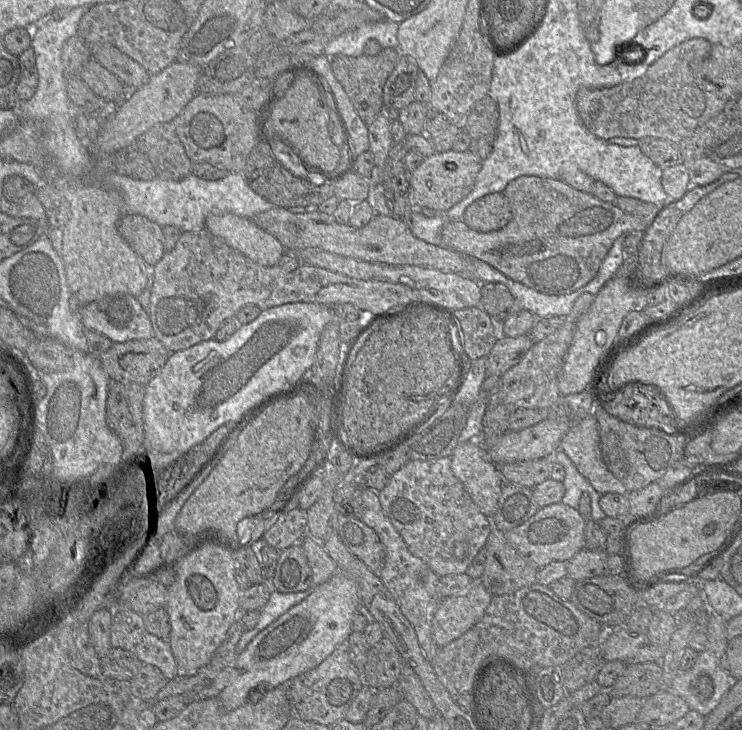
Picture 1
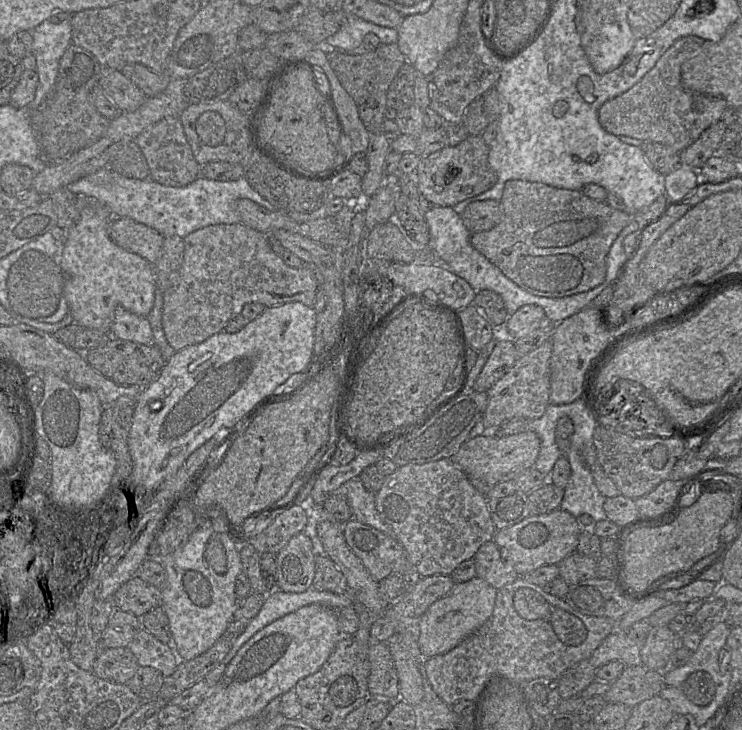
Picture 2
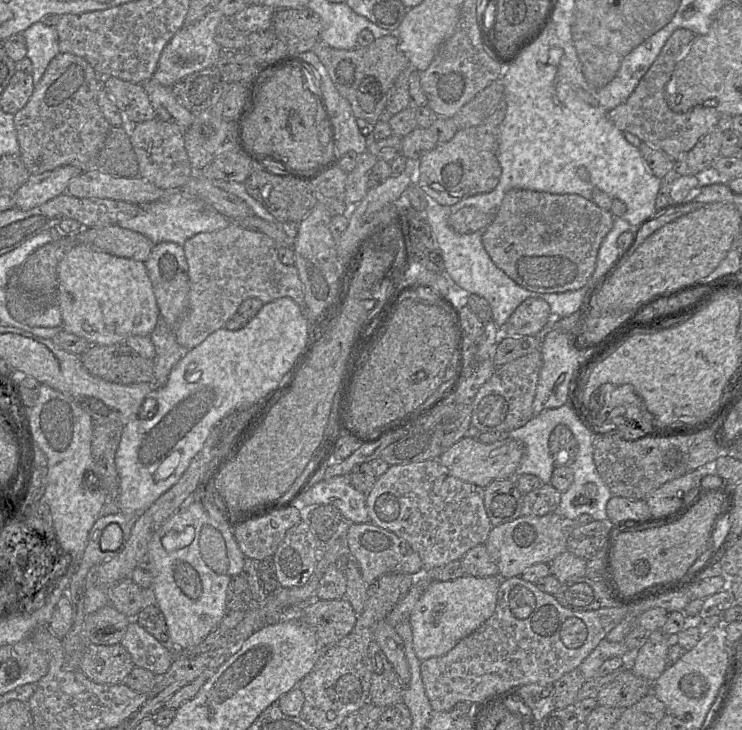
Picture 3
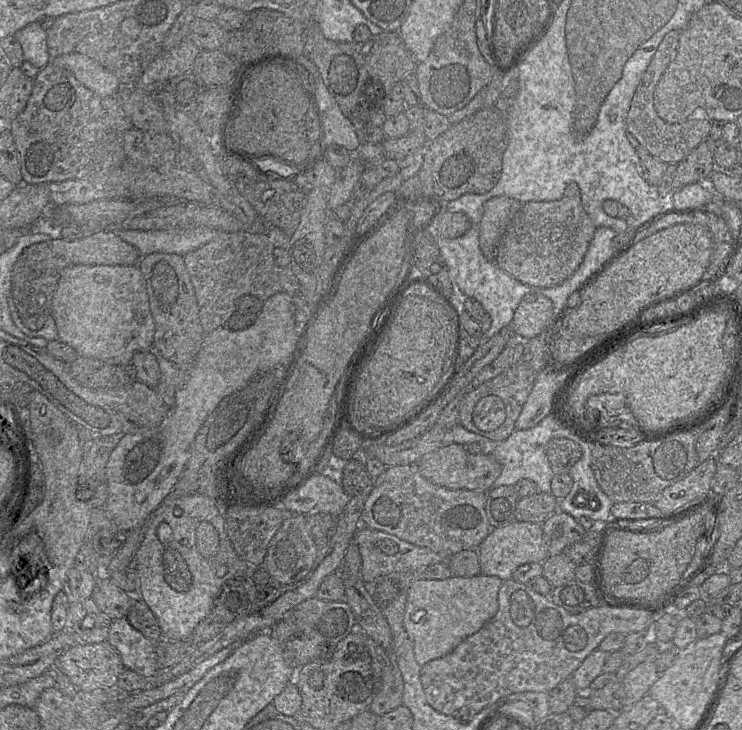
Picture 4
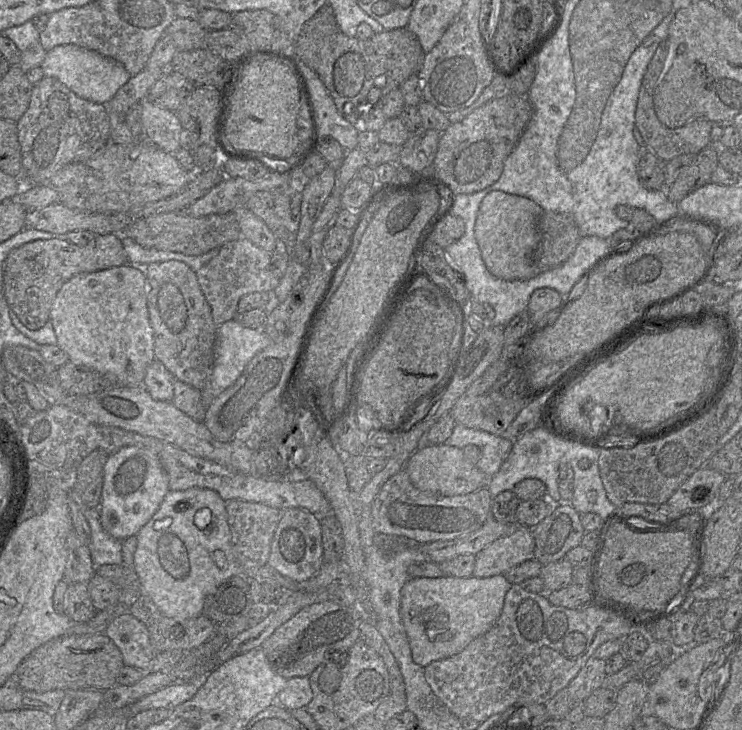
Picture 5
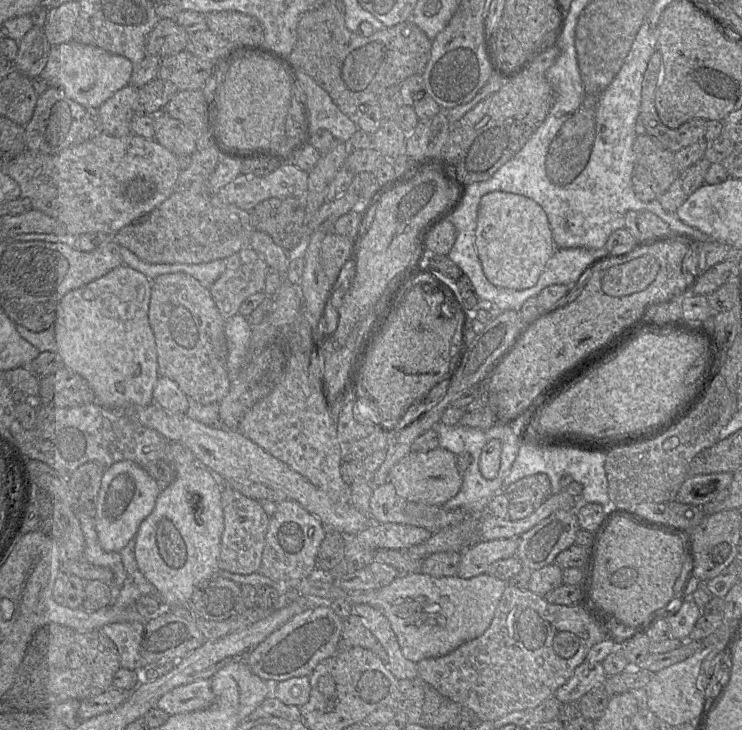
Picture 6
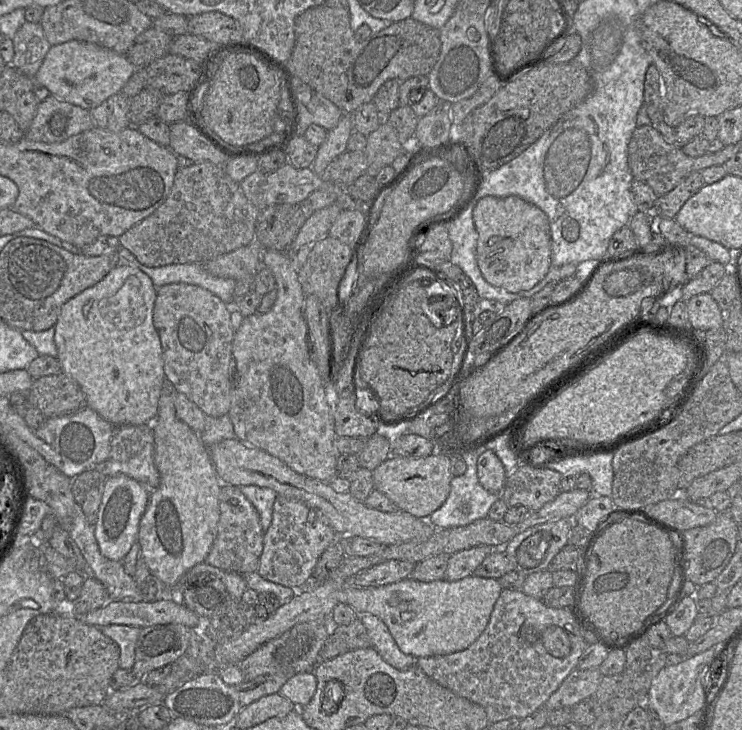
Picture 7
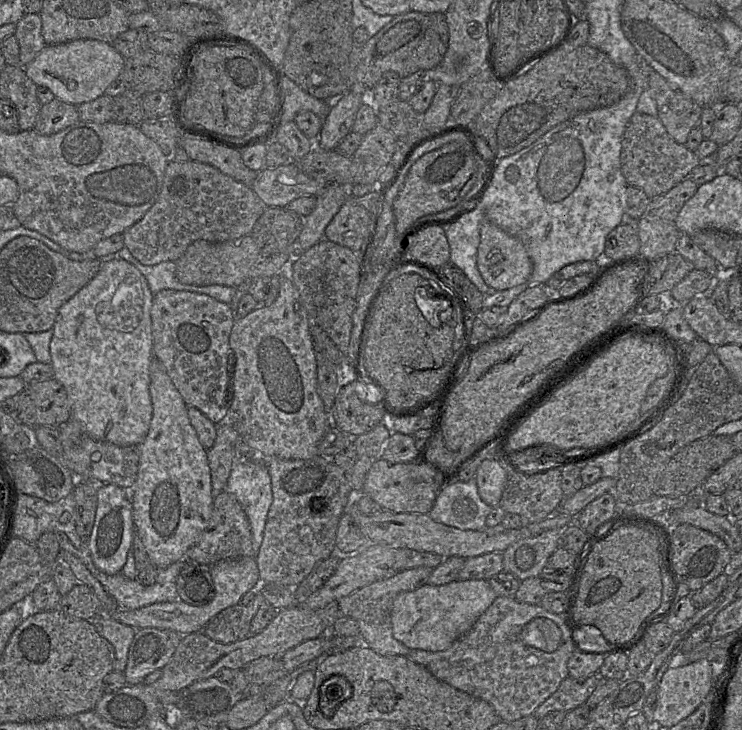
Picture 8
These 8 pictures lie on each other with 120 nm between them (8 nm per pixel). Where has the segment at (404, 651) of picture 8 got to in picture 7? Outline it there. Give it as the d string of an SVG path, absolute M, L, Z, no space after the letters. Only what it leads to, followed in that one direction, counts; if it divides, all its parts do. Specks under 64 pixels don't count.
M359 614L371 647L374 648L383 660L398 670L406 670L416 666L417 658L403 653L393 639L387 625L372 614Z

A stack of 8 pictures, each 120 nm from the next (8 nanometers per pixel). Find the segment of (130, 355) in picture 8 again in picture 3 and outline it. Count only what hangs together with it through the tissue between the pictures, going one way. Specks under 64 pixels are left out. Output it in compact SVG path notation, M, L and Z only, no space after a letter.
M85 245L72 248L57 266L58 305L63 330L86 339L92 345L124 343L129 336L149 336L160 317L152 283L143 262L118 257Z

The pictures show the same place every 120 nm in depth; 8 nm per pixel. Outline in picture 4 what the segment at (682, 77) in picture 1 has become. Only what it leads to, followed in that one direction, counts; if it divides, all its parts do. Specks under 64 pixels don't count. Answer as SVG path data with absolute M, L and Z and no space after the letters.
M672 30L668 32L661 43L659 44L654 56L652 57L646 71L644 72L641 81L639 82L637 89L633 95L629 111L626 117L626 130L630 132L653 157L660 160L665 164L678 164L685 157L687 157L690 152L692 152L702 141L709 137L711 130L712 121L700 116L693 116L682 123L667 123L662 118L660 118L654 107L654 91L655 88L663 75L664 71L673 60L680 37L680 30Z

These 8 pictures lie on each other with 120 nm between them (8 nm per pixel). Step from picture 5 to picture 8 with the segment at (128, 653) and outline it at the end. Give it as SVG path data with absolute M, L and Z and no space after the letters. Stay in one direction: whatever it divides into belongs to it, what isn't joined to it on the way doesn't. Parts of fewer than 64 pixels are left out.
M97 614L90 621L96 631L114 648L113 671L123 672L126 668L129 648L136 629L112 619L107 614Z

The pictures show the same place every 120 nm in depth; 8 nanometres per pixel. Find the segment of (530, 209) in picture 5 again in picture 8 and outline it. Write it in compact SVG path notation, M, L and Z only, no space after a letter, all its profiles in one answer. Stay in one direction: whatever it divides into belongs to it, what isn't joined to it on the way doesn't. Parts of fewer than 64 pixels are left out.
M483 219L477 250L477 268L484 282L500 291L526 283L532 273L533 264L523 243L517 237L508 234L488 219Z

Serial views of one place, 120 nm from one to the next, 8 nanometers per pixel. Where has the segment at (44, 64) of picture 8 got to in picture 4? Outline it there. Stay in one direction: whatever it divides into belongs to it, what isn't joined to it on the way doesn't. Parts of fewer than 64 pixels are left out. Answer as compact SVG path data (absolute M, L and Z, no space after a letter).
M69 53L51 58L51 62L70 71L86 88L100 98L115 96L122 87L118 77L97 61L80 53Z

